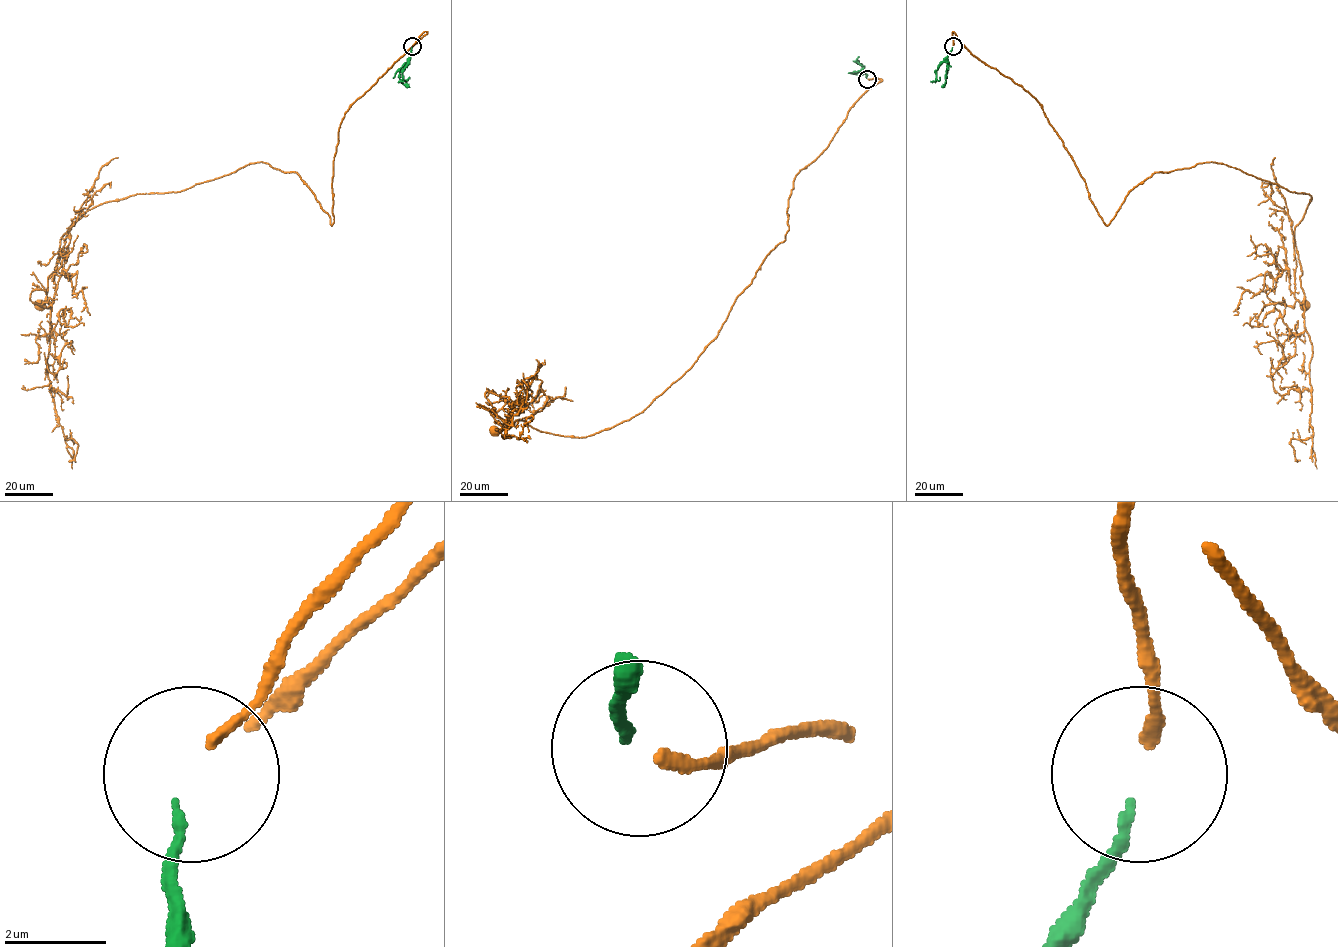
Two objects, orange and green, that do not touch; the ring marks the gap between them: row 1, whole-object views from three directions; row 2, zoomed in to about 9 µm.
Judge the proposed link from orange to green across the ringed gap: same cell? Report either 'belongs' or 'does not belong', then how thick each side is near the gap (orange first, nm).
belongs; calibres 240 and 190 nm

